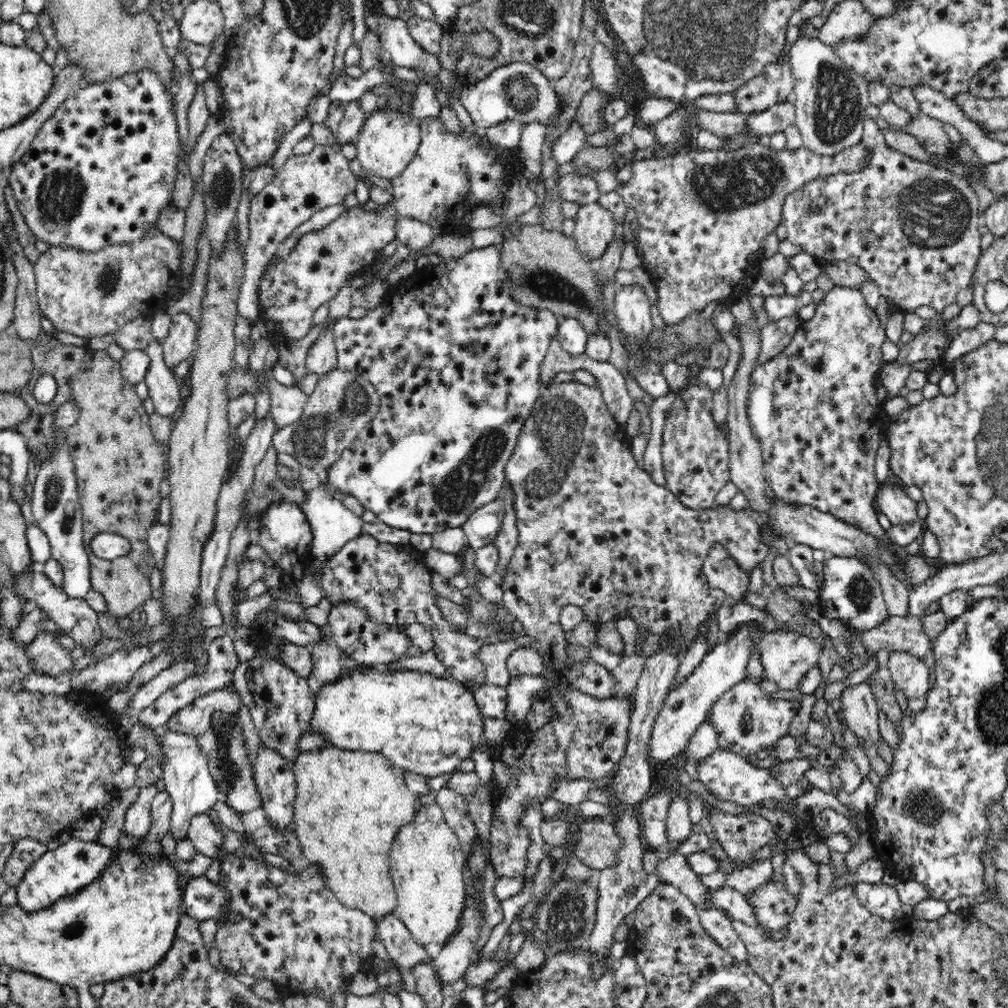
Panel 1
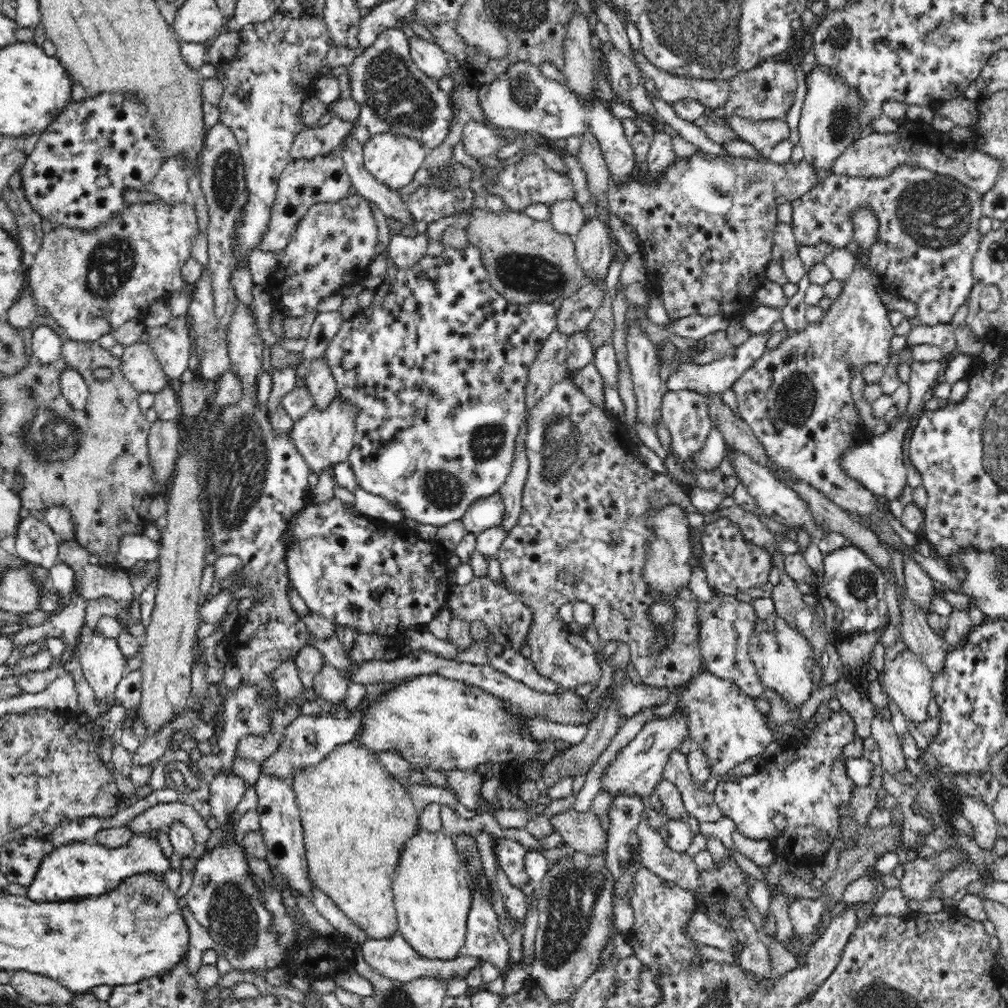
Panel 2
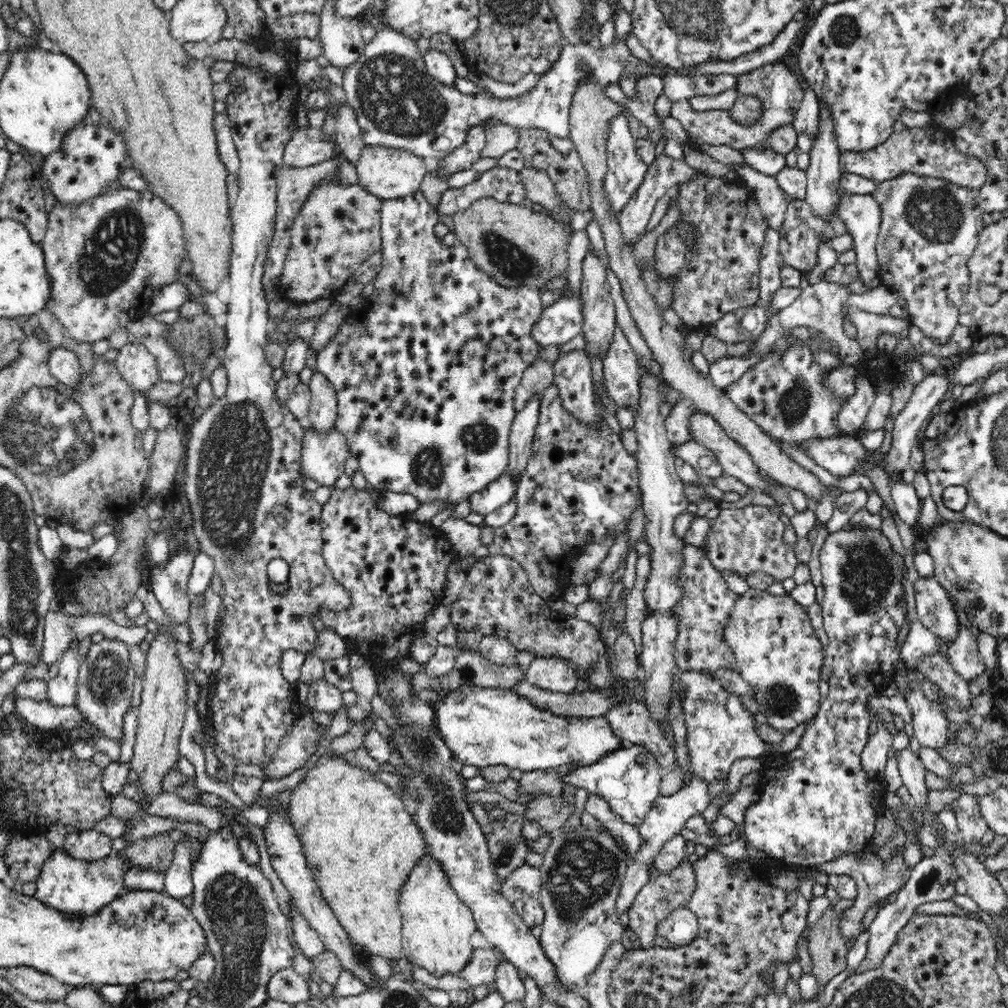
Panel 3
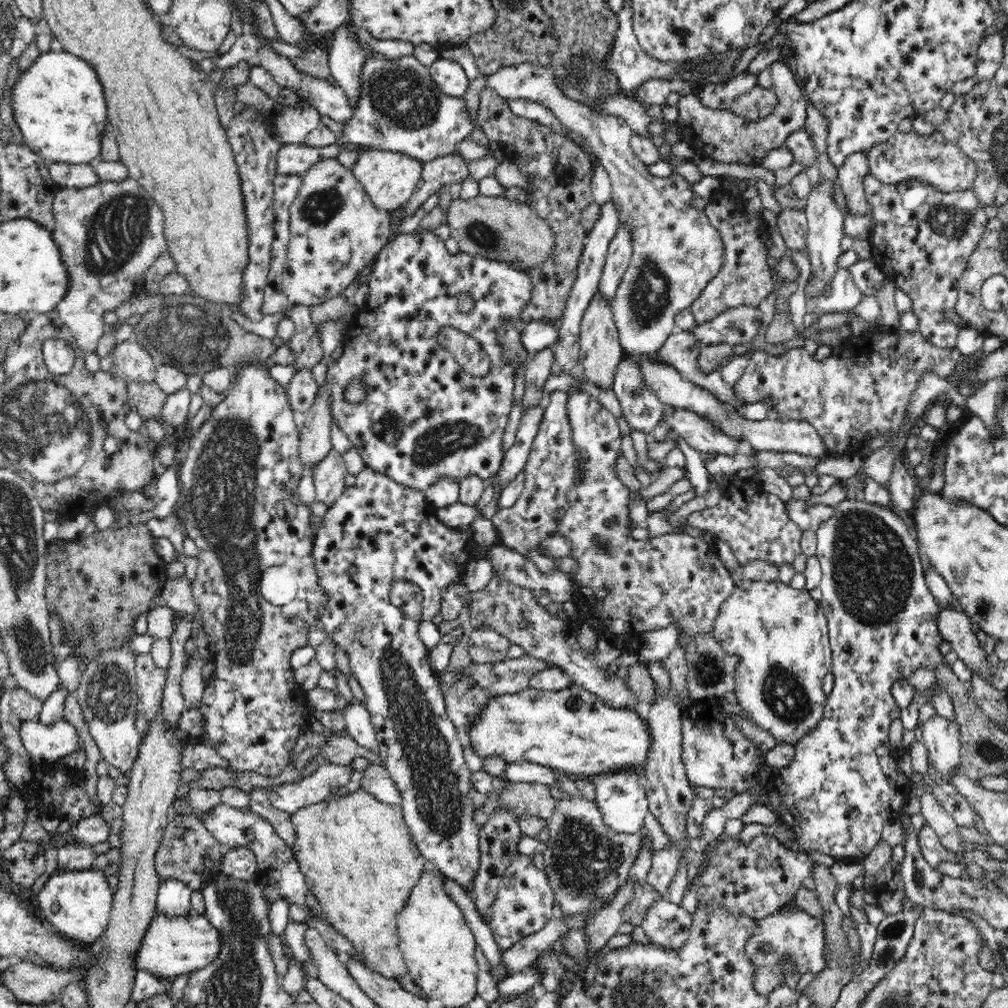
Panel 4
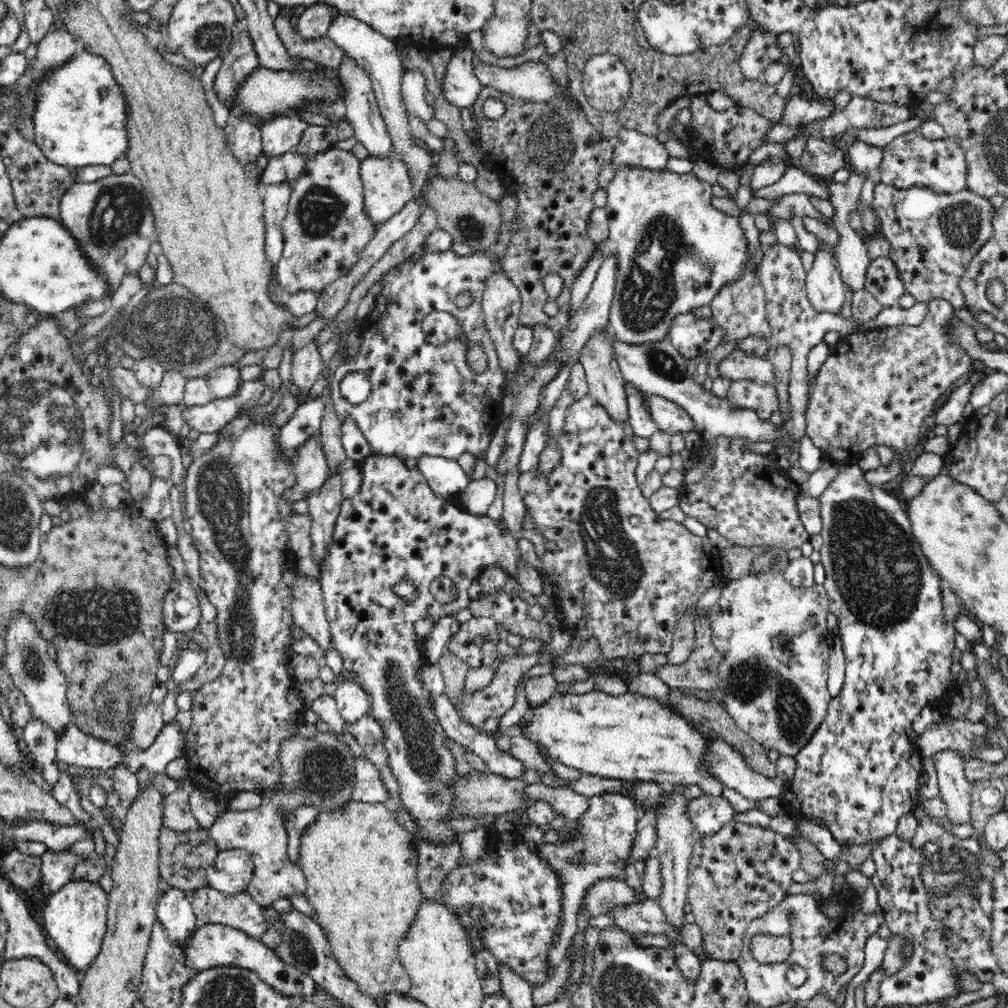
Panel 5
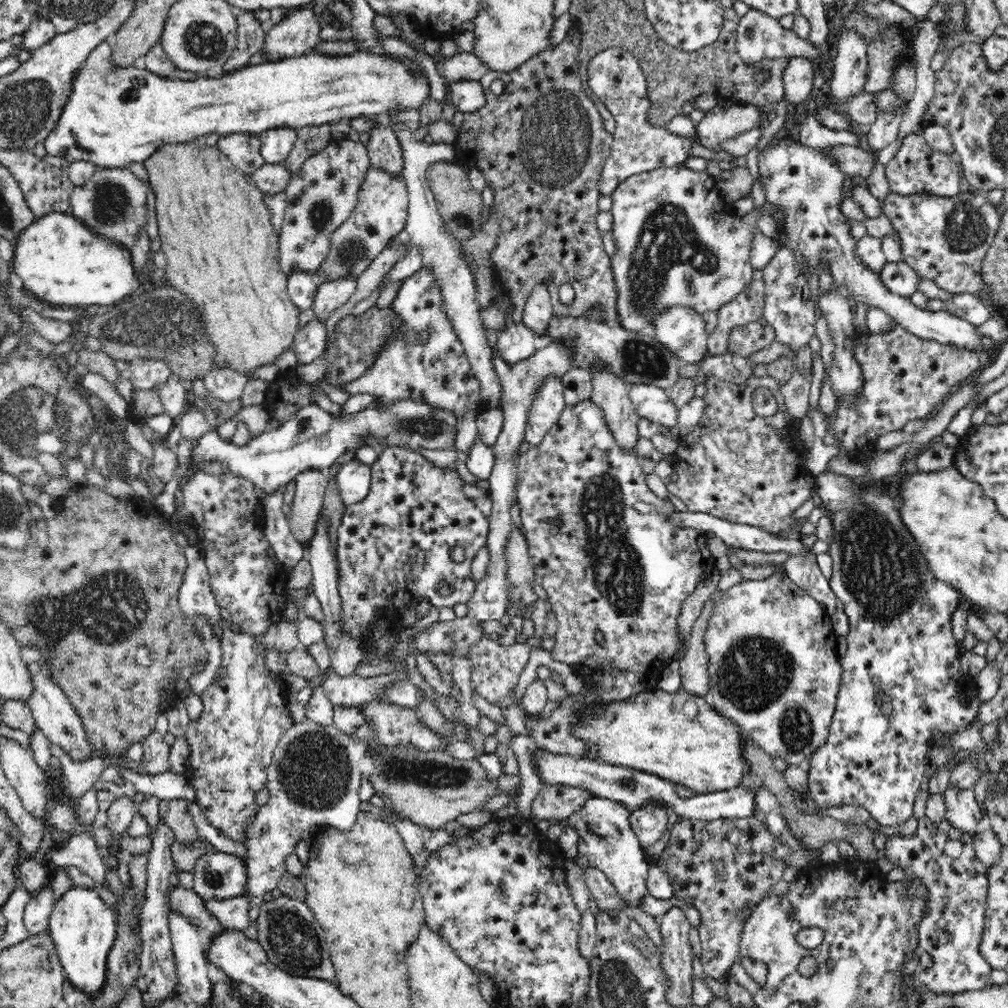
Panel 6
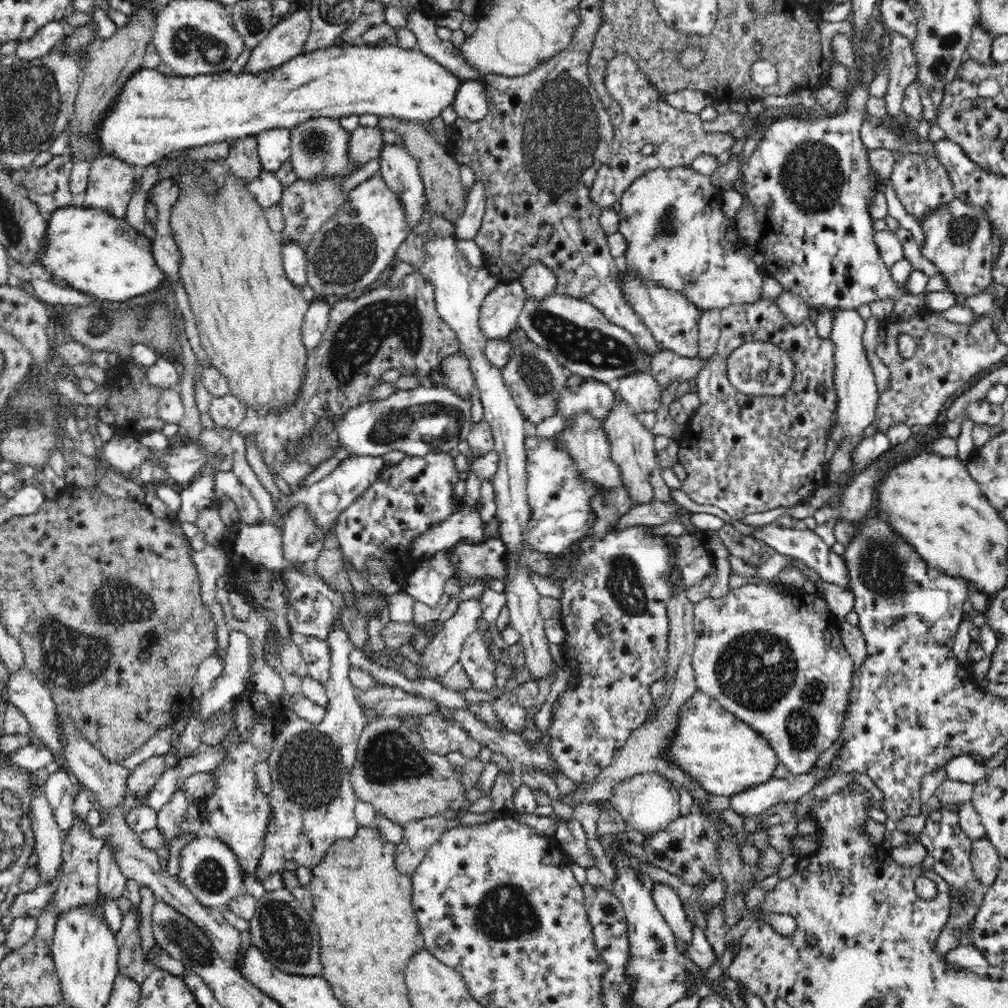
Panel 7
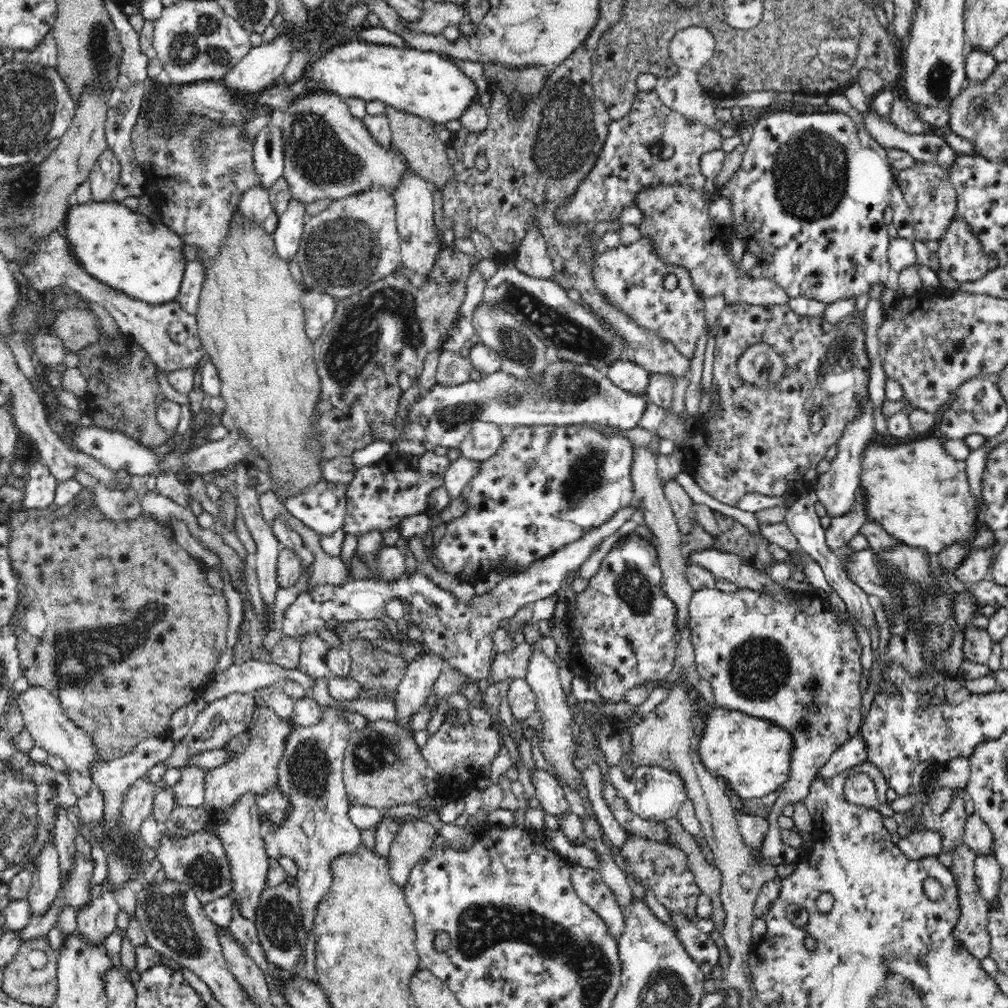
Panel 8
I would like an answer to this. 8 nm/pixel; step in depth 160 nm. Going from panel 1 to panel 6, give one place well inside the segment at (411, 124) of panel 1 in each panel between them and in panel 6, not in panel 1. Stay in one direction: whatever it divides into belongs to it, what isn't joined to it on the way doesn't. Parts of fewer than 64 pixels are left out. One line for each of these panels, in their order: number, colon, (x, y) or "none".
2: (393, 160)
3: (388, 174)
4: (389, 178)
5: (387, 186)
6: (381, 211)

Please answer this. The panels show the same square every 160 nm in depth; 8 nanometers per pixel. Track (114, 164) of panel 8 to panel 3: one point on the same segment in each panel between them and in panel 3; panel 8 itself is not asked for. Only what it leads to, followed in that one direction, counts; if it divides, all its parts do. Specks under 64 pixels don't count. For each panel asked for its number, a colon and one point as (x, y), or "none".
3: (106, 256)
4: (111, 233)
5: (112, 219)
6: (113, 202)
7: (112, 183)

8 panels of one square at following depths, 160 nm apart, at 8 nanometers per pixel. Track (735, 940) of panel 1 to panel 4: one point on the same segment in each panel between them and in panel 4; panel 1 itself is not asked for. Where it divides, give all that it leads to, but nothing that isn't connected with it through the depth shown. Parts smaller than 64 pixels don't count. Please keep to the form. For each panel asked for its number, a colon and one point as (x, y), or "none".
2: (700, 929)
3: (680, 927)
4: (667, 924)

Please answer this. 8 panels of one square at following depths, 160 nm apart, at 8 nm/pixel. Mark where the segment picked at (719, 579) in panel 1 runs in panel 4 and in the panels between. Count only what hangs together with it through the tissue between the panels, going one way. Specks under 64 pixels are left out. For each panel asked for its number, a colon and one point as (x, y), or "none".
2: (733, 564)
3: (747, 540)
4: (756, 526)

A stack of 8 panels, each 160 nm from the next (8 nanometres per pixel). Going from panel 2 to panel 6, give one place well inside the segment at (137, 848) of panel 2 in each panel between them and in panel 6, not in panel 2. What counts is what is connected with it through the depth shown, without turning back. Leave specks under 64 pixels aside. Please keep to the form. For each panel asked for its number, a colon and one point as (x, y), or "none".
3: (76, 888)
4: (76, 904)
5: (75, 917)
6: (83, 928)

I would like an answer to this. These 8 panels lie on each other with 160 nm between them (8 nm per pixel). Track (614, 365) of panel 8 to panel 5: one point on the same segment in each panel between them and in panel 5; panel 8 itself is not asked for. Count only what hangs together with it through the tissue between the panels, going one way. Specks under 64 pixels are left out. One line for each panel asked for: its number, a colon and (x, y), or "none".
5: (669, 417)
6: (651, 402)
7: (638, 389)

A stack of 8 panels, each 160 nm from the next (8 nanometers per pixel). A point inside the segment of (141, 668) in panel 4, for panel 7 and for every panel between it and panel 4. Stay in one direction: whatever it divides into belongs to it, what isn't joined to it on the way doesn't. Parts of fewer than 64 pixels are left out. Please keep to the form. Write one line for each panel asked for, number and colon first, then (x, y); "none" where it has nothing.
5: (149, 722)
6: (155, 755)
7: (143, 777)

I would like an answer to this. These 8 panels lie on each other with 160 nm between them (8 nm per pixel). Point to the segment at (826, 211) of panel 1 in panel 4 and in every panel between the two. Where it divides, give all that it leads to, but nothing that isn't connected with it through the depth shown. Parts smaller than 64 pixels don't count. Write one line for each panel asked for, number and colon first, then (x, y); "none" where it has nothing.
2: (928, 236)
3: (929, 229)
4: (923, 238)

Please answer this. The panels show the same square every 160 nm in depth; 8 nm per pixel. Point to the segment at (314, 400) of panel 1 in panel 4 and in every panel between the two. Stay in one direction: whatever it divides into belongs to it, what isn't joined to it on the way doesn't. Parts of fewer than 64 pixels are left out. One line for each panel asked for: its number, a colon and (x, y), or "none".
2: (324, 437)
3: (324, 454)
4: (329, 474)

